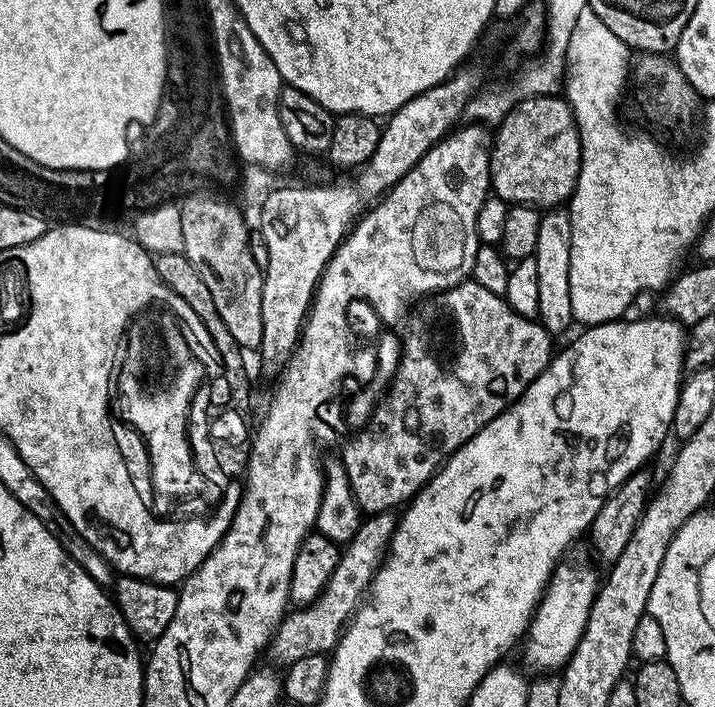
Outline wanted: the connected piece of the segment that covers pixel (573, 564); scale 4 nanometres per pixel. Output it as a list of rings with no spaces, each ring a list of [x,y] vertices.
[[[571,556],[561,559],[553,570],[522,644],[525,662],[540,672],[548,672],[551,668],[560,670],[568,663],[586,630],[586,622],[596,597],[598,576],[596,580],[595,570],[586,561]]]

